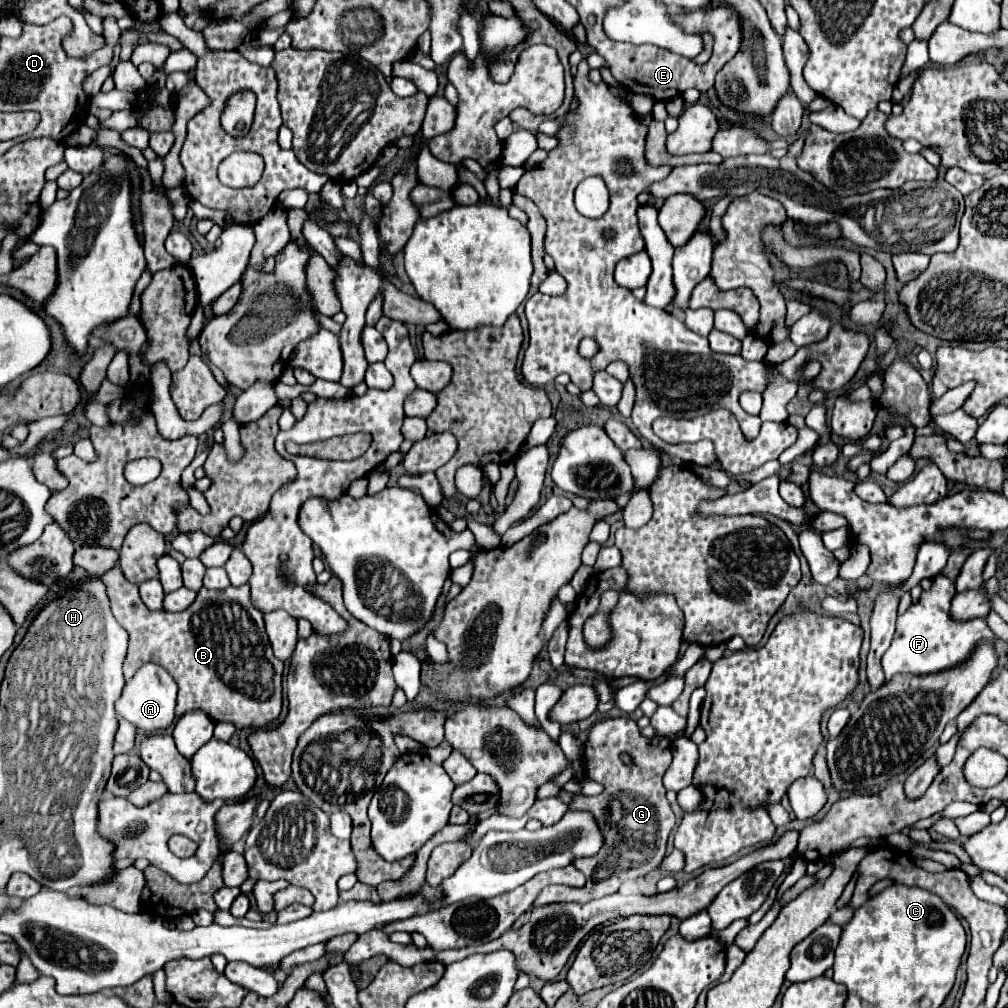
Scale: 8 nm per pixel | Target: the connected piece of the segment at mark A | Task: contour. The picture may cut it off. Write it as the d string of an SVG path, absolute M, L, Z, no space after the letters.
M146 663L142 665L136 675L124 685L124 691L120 699L116 701L116 713L130 721L138 731L144 733L154 733L168 729L174 721L174 707L176 707L176 681L162 669L160 665Z

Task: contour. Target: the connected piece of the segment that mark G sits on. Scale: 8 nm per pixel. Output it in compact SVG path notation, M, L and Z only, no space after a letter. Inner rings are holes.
M628 715L598 721L590 729L582 757L584 775L600 783L604 791L594 797L574 793L568 809L592 813L592 817L600 827L604 845L594 857L574 859L574 865L586 875L584 887L548 885L538 895L534 905L560 901L588 903L592 899L616 893L624 881L640 879L662 863L666 855L666 841L674 827L674 813L666 799L666 787L662 785L662 777L670 767L670 761L672 761L670 741L642 737L638 725ZM620 753L630 753L634 769L622 765L618 757Z

